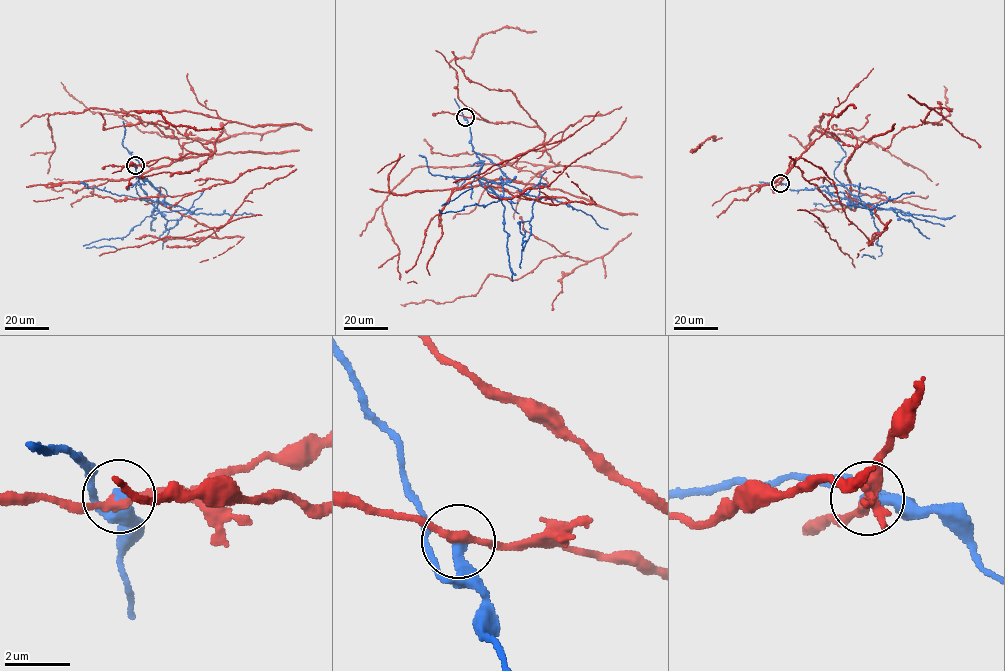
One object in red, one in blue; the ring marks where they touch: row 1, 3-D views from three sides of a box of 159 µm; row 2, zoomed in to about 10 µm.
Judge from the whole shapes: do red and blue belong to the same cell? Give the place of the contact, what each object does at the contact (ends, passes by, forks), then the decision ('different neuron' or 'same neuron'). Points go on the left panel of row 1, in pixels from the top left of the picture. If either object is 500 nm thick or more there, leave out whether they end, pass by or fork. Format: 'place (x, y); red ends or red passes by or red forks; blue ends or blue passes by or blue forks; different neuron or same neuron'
place (135, 165); red passes by; blue ends; different neuron

